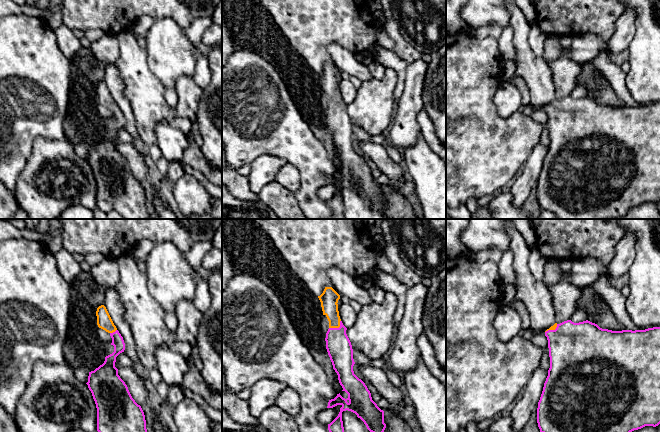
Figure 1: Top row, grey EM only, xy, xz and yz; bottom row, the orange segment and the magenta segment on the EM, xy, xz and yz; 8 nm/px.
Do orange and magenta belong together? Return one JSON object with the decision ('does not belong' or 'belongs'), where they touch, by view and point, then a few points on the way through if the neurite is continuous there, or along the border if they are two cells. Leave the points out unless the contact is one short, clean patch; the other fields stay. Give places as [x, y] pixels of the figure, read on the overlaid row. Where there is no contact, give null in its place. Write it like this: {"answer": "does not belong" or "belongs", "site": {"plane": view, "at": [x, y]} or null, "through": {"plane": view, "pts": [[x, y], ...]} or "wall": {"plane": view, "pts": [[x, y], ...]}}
{"answer": "belongs", "site": {"plane": "xz", "at": [337, 327]}, "through": {"plane": "xz", "pts": [[329, 298], [329, 307], [337, 327], [337, 344], [339, 348]]}}

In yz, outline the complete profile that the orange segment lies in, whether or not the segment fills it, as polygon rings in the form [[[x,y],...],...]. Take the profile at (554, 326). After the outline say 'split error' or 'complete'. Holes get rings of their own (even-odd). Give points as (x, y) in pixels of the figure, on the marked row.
[[[571,320],[555,323],[546,330],[550,368],[538,402],[537,423],[540,432],[632,432],[645,426],[656,427],[660,424],[660,327],[645,330],[612,331],[602,329],[588,320],[574,323]]]; split error

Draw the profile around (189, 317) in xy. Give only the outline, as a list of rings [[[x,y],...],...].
[[[181,300],[174,311],[178,318],[178,326],[172,339],[191,345],[196,344],[203,314],[194,306],[193,301],[190,300]]]

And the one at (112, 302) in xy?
[[[115,287],[106,288],[105,301],[103,305],[106,307],[114,325],[123,337],[125,343],[124,353],[126,353],[133,362],[131,367],[140,377],[145,380],[147,370],[138,358],[133,334],[129,324],[125,319],[125,311]]]

